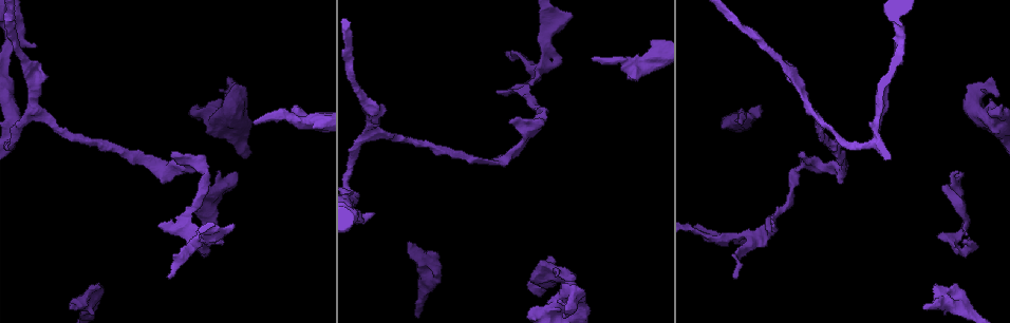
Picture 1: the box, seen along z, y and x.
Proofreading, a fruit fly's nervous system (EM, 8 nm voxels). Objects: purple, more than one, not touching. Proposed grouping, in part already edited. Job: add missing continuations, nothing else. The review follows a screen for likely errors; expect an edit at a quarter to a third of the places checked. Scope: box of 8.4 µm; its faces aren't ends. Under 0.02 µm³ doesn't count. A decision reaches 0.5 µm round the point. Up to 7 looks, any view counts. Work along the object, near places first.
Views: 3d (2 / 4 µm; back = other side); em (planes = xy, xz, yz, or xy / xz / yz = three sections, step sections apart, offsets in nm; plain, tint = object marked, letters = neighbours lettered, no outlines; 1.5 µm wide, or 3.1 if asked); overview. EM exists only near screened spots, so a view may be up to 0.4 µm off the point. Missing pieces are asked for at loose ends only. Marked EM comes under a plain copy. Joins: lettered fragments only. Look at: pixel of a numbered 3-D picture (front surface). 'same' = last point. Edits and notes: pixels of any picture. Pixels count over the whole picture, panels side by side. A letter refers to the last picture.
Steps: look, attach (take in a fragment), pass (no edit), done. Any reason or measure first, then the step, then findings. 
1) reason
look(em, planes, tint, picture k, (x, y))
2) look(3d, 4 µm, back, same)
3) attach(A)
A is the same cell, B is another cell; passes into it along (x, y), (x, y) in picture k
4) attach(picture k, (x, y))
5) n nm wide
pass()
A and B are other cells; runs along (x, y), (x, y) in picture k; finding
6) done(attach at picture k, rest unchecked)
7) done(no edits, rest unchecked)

branch stops here
look(em, planes, tint, picture 1, (34, 48))

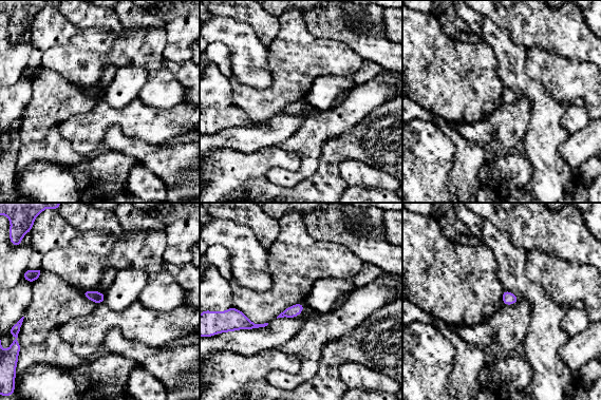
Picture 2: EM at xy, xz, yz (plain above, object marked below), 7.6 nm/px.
look(em, planes, letters, same)

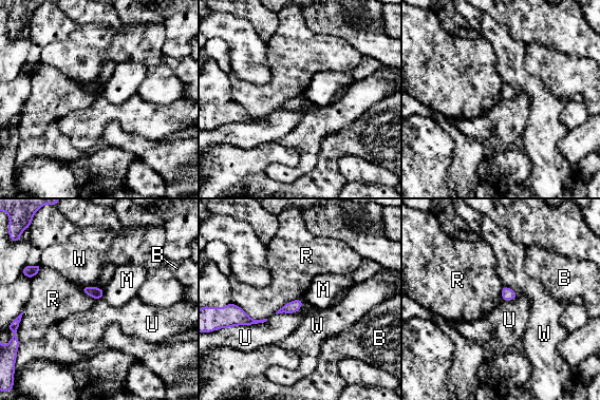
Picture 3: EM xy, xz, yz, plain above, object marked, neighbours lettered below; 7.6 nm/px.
pass()
B, M, R, U and W are other cells; border along (267, 319), (232, 327) in picture 3; no lettered fragment goes on from it

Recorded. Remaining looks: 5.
free end
look(3d, 4 µm, picture 1, (231, 173))

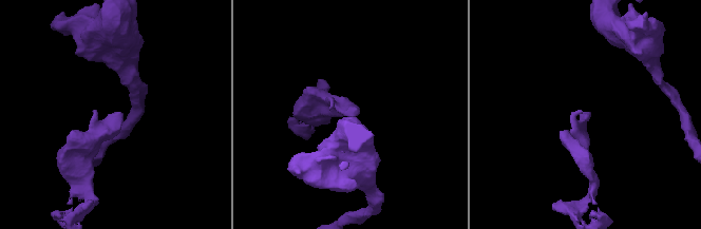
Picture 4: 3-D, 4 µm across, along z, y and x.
now the EM
look(em, yz, step 8, letters, picture 4, (348, 115))

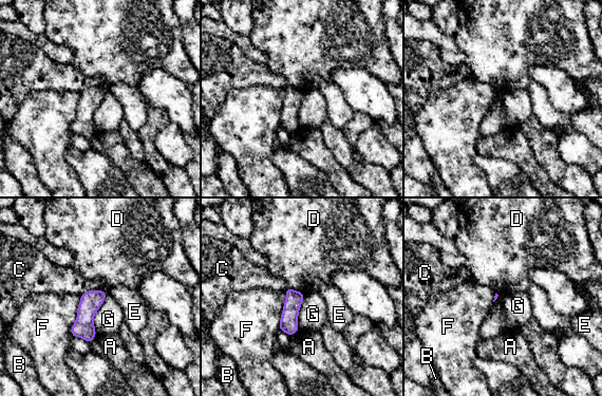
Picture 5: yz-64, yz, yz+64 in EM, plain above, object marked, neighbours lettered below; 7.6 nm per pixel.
another direction
look(em, planes, letters, same)

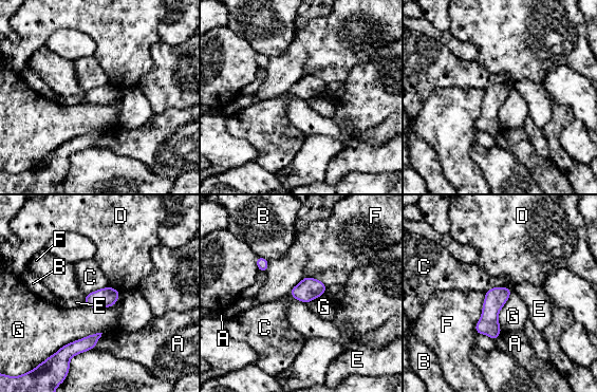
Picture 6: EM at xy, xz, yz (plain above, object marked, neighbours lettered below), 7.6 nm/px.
150 nm wide; G touches over 420 nm
pass()
A, B, C, D, E, F and G are other cells; no lettered fragment goes on from it

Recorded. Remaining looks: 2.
free end
look(em, planes, letters, picture 1, (294, 107))

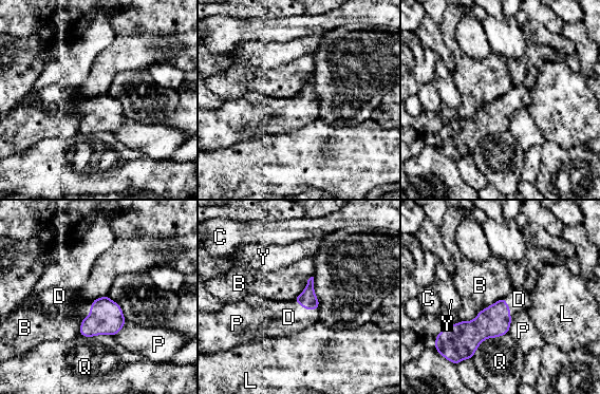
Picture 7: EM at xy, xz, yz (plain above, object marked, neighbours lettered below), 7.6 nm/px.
attach(D)
D is the same cell, B, C, L, P, Q and Y are other cells; passes into it along (307, 299), (306, 308), (288, 317) in picture 7; the neuron continues

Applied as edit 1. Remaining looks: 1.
done(attach at picture 7, rest unchecked)

